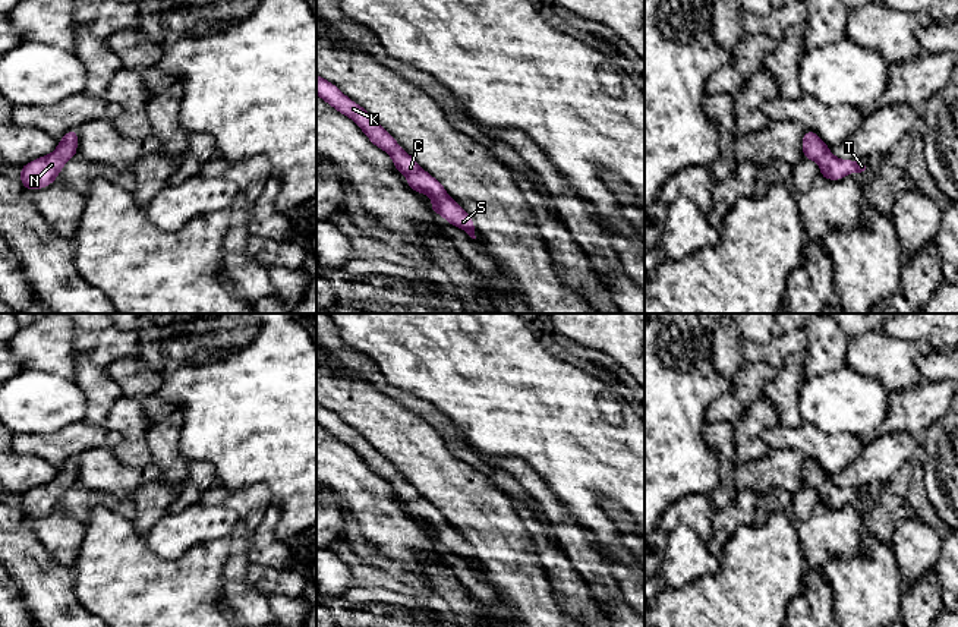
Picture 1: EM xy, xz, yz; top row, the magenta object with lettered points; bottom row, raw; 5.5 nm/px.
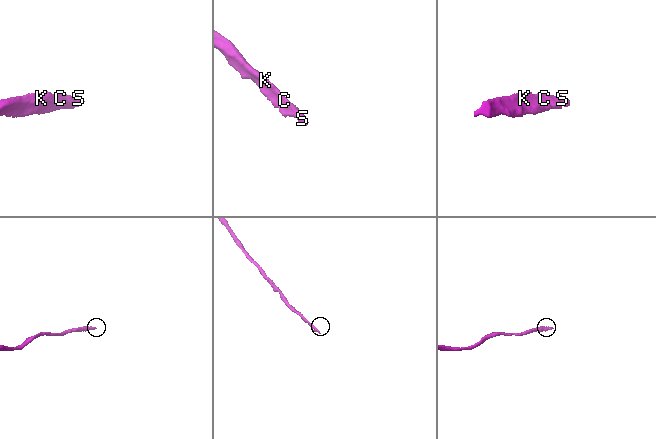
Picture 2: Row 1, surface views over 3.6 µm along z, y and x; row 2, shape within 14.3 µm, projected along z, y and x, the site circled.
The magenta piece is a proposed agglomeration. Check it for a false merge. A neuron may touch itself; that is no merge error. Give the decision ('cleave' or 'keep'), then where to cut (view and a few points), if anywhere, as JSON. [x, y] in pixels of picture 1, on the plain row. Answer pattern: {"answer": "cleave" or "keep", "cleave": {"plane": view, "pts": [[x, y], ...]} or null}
{"answer": "keep", "cleave": null}

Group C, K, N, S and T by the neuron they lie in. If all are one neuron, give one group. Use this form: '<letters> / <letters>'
C K N S T

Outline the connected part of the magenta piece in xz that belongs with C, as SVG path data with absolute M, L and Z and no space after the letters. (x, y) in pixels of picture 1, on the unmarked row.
M318 401L316 423L337 439L352 447L375 475L381 476L393 486L393 494L406 504L409 517L431 526L434 530L432 535L428 533L431 541L438 541L447 551L463 557L472 567L476 567L476 554L472 545L447 522L442 511L425 500L362 434L352 429L334 412L321 406Z

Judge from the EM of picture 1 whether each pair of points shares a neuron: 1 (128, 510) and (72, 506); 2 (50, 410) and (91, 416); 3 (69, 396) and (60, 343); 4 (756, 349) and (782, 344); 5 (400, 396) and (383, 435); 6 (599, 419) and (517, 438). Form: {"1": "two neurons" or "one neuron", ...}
{"1": "one neuron", "2": "two neurons", "3": "two neurons", "4": "one neuron", "5": "two neurons", "6": "one neuron"}

